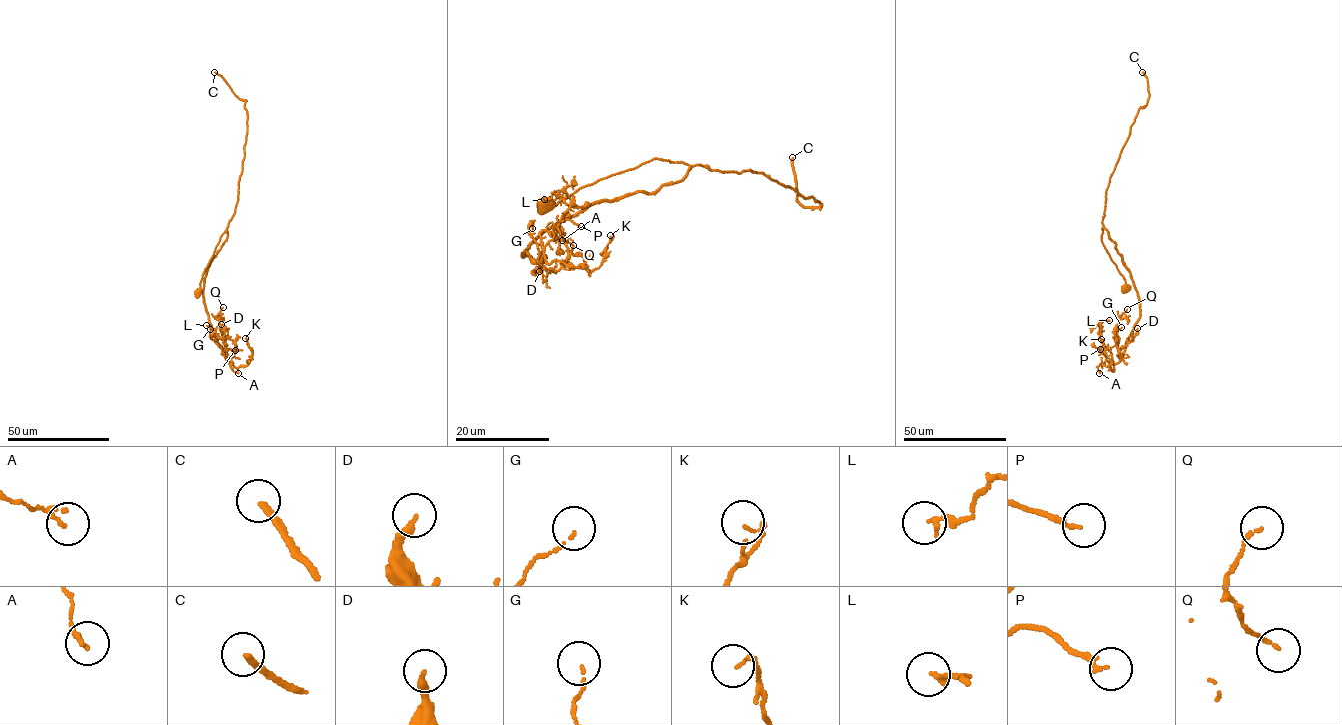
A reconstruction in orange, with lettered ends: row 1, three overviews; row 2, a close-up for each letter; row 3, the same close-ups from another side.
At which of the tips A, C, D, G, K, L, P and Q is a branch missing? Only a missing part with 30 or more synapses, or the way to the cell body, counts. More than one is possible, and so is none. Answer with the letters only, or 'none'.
C

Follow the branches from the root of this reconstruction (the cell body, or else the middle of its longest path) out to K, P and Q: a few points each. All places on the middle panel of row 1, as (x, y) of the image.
K: (545, 206), (653, 159), (689, 166), (653, 193), (564, 218), (521, 256), (589, 273), (610, 235)
P: (545, 206), (653, 159), (689, 166), (653, 193), (564, 218), (521, 256), (538, 264), (540, 233), (581, 226)
Q: (545, 206), (653, 159), (689, 166), (564, 218), (521, 256), (557, 270), (558, 227), (573, 245)

